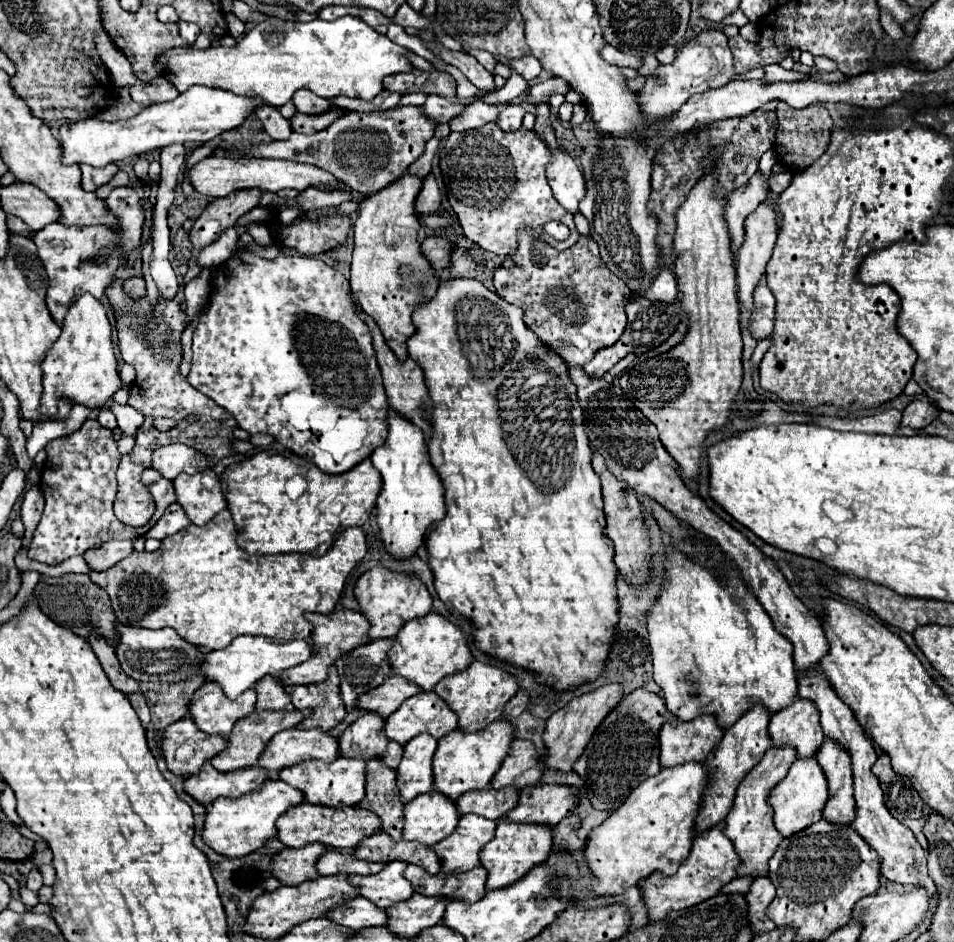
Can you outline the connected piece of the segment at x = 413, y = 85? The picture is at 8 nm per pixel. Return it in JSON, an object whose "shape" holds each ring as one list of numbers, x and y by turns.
{"shape":[[413,68,407,74,393,74,387,76,383,80,383,88,389,92,397,92,397,94,411,94,411,92,423,92,423,94,437,94,437,96,445,96,453,102,459,104,469,104,471,100,459,100,455,96,455,80,453,76,449,76,447,72,441,70,417,70]]}

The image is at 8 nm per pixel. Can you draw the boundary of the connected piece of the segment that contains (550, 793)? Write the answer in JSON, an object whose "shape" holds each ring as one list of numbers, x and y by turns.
{"shape":[[529,786,521,790,519,804,507,814,507,820,519,824,549,824,555,826,577,806,575,790,569,786]]}

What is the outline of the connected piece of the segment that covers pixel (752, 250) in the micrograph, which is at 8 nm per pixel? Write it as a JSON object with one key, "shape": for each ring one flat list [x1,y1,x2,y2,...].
{"shape":[[763,202,745,220,745,242,737,252,737,286,739,286,739,300,747,310,753,310,751,294,753,294,757,282,761,280,761,276,765,274,765,266,767,266,769,258,771,258,771,252,773,252,773,246,775,246,775,240,777,240,779,226,777,226,775,218,777,218,775,208,771,204]]}

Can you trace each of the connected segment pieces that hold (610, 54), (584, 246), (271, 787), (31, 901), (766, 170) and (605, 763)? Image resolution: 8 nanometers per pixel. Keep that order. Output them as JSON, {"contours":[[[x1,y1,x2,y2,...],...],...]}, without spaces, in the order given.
{"contours":[[[605,44,601,48,601,58,605,62,613,64,613,66,619,66,619,68,623,68,623,66,627,66,627,68,639,68,641,66,641,58,631,56,631,54,623,54,621,50,613,48,611,44]],[[521,230,519,246,517,252,511,256,511,260,515,262,513,268,495,270,495,278,493,278,495,292,509,304,519,306,523,310,523,320,527,328,531,328,537,334,537,338,549,348,553,348,569,366,577,366,577,364,583,366,593,358,597,350,605,346,613,346,621,338,627,326,625,304,631,298,631,290,621,278,609,272,609,268,601,260,599,246,591,236,589,238,583,236,581,240,577,240,577,244,561,252,549,246,547,242,531,236,527,230]],[[281,780,265,782,267,784,253,792,247,792,241,798,217,798,215,802,211,802,211,806,207,806,207,818,201,836,209,848,213,848,221,856,247,856,277,834,275,822,283,812,287,812,287,808,303,802,303,794,297,788,289,788,289,784]],[[19,886,19,892,21,892,21,902,25,904,25,910,29,912,29,910,39,902,37,892,31,892,31,890,27,890,25,886]],[[772,148,765,152,759,161,759,171,762,174,769,175,772,172,772,168,777,161,777,155,775,150]],[[639,688,625,696,619,706,603,720,589,740,583,756,573,766,587,788,587,796,597,810,613,812,619,808,625,798,649,776,655,776,659,766,659,728,669,722,677,724,679,720,667,710,665,700,659,694]]]}

